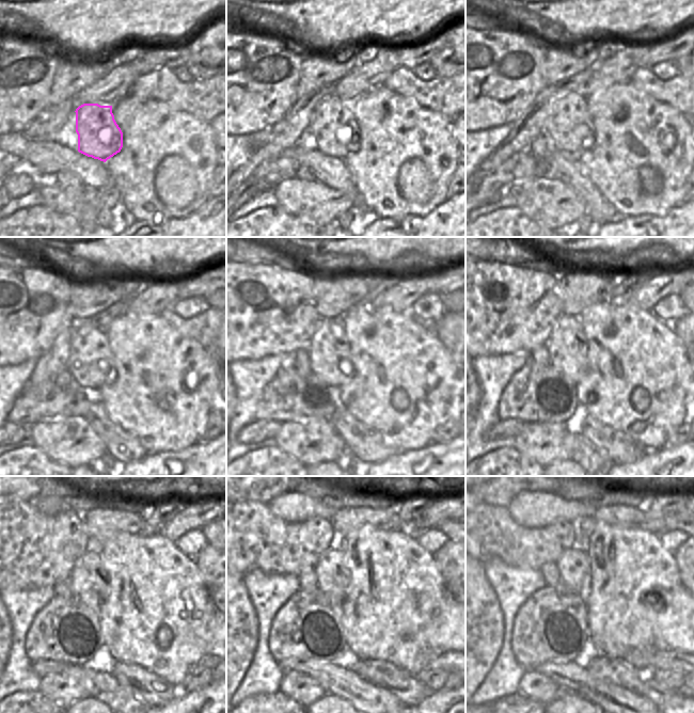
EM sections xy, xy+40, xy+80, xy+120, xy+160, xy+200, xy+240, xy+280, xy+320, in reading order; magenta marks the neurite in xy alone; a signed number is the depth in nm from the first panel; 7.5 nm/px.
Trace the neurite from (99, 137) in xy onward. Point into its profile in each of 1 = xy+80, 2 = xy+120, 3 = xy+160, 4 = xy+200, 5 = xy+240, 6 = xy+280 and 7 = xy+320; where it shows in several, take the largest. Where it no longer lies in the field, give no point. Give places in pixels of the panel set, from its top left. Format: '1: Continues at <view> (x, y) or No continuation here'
1: Continues at xy+80 (568, 124)
2: Continues at xy+120 (91, 364)
3: Continues at xy+160 (329, 353)
4: Continues at xy+200 (567, 347)
5: Continues at xy+240 (90, 585)
6: Continues at xy+280 (332, 575)
7: Continues at xy+320 (573, 567).

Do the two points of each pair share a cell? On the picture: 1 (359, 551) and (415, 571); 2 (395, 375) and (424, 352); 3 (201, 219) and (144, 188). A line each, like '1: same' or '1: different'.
1: same
2: same
3: different

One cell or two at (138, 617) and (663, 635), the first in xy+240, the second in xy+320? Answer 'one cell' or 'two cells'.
two cells

